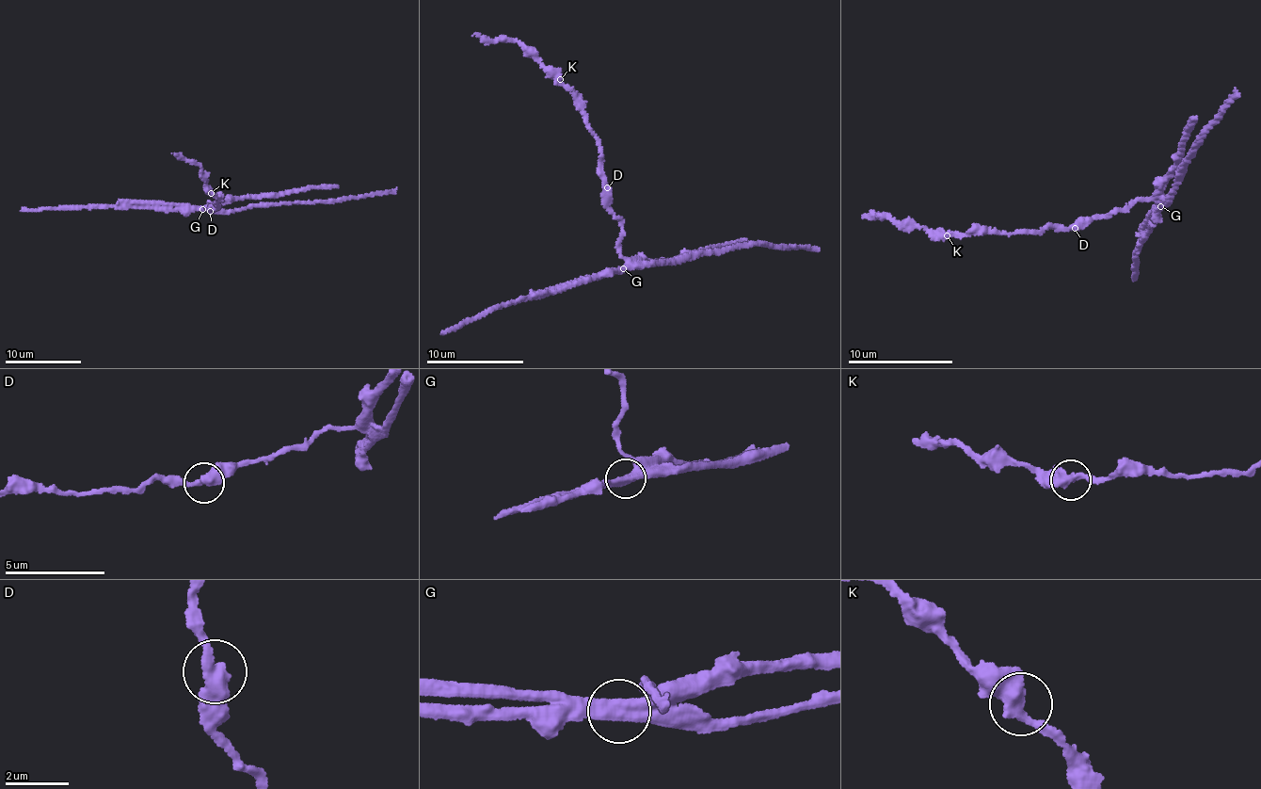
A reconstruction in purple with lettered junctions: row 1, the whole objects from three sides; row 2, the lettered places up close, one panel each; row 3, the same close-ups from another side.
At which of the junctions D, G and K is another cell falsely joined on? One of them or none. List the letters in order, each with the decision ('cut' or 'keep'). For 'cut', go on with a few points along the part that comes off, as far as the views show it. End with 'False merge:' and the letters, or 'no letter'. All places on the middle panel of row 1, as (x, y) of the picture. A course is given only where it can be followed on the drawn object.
D: keep
G: cut | (622, 268), (680, 261), (752, 246), (815, 248)
K: keep
False merge: G

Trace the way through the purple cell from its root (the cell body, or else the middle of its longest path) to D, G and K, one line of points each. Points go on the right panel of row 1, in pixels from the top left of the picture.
D: (1132, 205), (1118, 208), (1109, 215), (1099, 216), (1075, 228)
G: (1132, 205), (1139, 200), (1157, 200), (1159, 205)
K: (1132, 205), (1070, 228), (1046, 225), (1037, 231), (947, 235)

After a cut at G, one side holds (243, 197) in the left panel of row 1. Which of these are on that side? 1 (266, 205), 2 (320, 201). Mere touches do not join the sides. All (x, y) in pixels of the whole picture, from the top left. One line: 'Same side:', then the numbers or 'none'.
Same side: none

